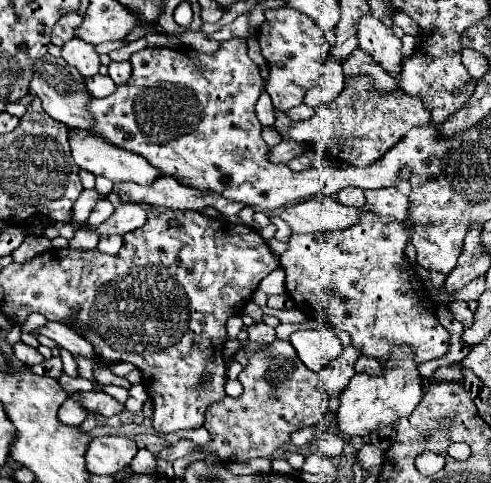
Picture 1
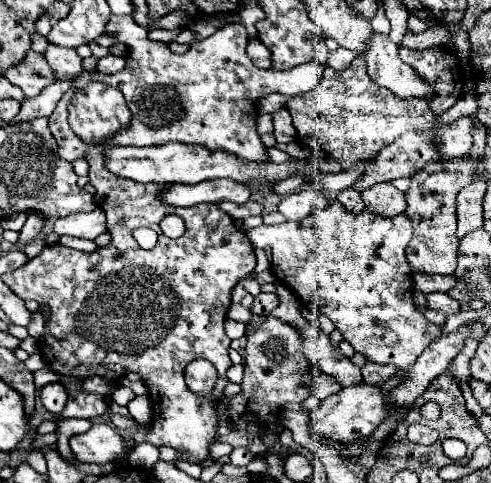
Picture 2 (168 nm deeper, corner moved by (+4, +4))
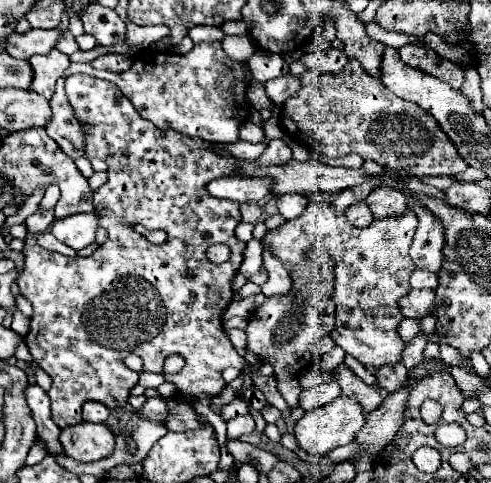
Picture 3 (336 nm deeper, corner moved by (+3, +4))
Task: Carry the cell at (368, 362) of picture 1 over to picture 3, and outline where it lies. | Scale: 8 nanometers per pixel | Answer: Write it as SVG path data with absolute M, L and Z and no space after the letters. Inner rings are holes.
M401 362L399 364L385 364L377 372L377 382L387 392L395 392L395 390L403 388L403 384L407 384L407 372L409 370Z

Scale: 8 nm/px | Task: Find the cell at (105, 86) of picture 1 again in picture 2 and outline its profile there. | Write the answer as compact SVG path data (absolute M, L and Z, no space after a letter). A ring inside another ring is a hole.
M58 80L58 82L50 84L50 86L46 86L40 96L30 98L30 100L22 106L20 114L18 114L12 122L4 122L2 126L16 124L16 122L24 122L24 120L32 120L32 118L36 118L36 116L50 116L50 112L56 108L60 96L62 96L64 92L68 92L68 90L74 90L74 82L72 82L72 80L66 80L66 82L64 82L64 80Z

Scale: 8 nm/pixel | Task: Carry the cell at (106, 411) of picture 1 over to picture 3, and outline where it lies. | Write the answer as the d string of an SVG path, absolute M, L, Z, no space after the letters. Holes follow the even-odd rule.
M89 402L83 406L83 420L93 424L103 424L109 416L109 410L99 402Z

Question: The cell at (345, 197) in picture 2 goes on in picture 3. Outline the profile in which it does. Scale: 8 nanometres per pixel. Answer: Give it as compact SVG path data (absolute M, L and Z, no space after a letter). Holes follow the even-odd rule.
M359 202L359 204L353 204L347 212L345 212L347 220L357 226L357 228L367 228L371 222L373 222L373 214L371 210L367 208L365 202Z

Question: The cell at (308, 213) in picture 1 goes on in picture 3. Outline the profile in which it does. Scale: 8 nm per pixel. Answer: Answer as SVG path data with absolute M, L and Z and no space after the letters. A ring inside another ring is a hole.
M283 194L283 196L277 196L277 208L279 208L279 214L283 214L287 220L293 220L297 216L303 214L303 210L307 208L307 198L305 196L299 196L299 194Z

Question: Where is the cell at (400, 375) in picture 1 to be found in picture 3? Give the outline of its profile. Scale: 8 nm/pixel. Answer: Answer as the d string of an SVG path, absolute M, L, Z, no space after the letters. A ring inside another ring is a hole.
M339 396L339 400L333 400L331 404L325 404L317 410L311 410L301 420L297 420L297 424L293 428L293 436L303 452L317 456L317 458L323 458L331 450L349 444L363 424L365 424L365 414L363 414L361 404L353 398Z

